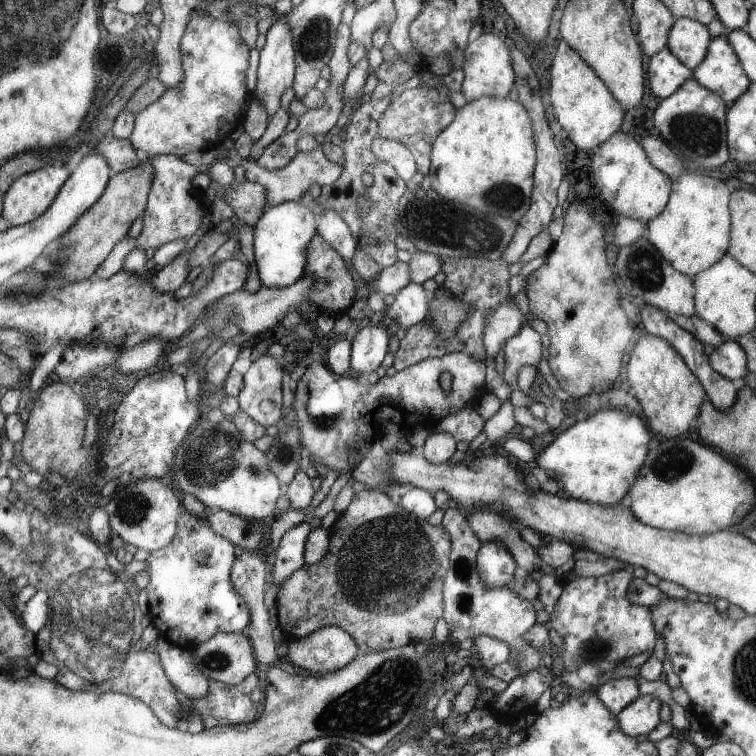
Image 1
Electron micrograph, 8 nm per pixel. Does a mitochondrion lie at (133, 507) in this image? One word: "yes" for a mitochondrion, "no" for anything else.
yes

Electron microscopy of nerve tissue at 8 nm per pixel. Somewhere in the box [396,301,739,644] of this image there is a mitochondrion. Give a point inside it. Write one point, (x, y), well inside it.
(671, 464)

